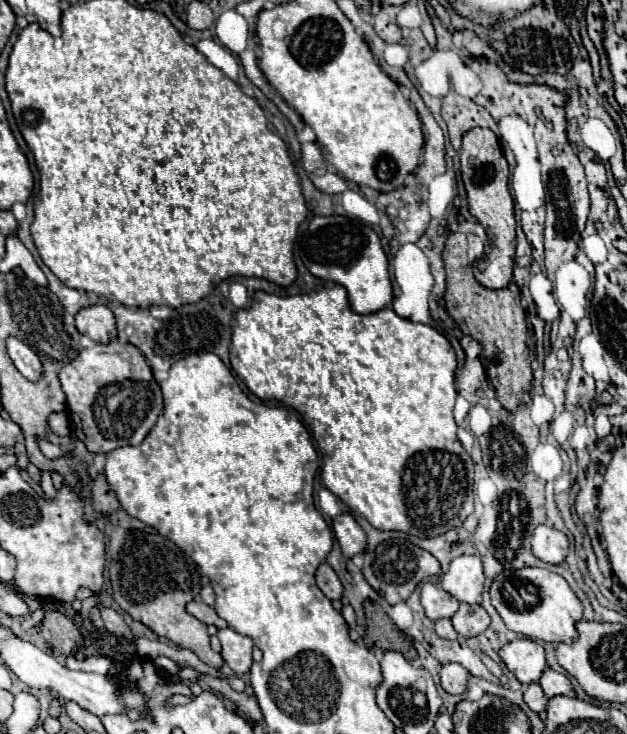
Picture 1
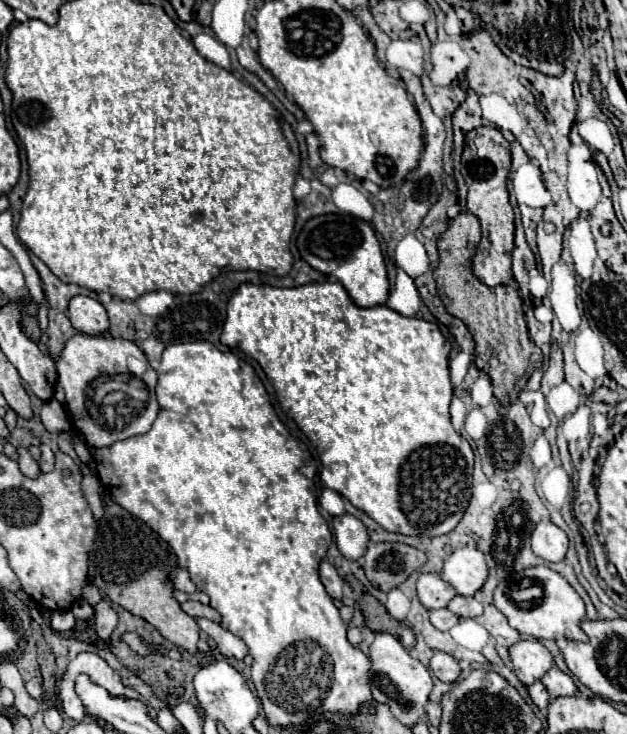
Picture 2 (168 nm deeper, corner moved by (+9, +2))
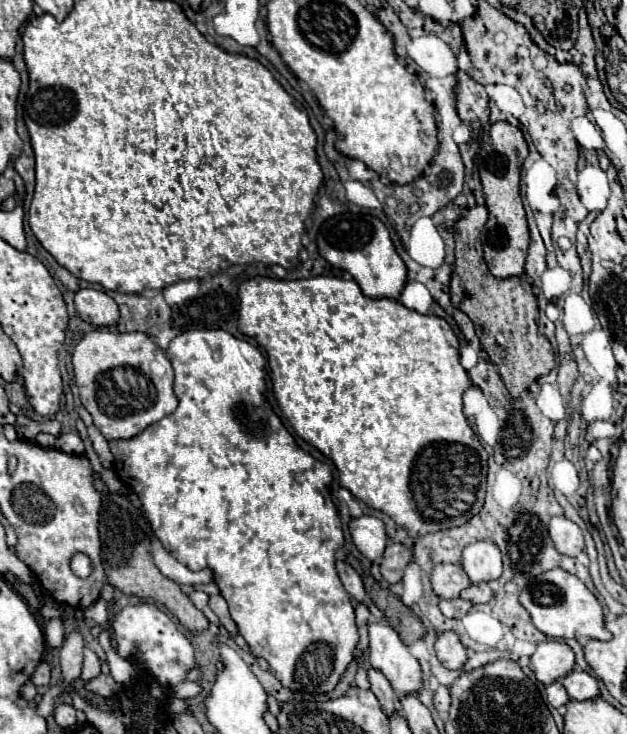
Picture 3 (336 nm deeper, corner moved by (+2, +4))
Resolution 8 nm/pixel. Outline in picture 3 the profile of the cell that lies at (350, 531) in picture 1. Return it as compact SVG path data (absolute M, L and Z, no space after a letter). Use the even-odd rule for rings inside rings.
M364 515L360 519L352 519L350 521L350 533L354 539L354 545L358 547L358 551L370 559L376 561L382 557L384 549L386 549L386 525L382 523L382 519Z

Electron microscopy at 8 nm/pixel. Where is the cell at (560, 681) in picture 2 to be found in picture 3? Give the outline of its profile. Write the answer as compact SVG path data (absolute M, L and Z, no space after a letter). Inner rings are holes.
M582 669L572 671L568 677L562 679L562 685L566 687L568 695L576 701L586 701L586 699L594 699L600 695L600 687L598 687L598 679Z

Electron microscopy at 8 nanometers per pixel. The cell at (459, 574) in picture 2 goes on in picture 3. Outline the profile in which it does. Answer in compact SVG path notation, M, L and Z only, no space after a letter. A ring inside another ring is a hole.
M476 541L464 549L462 569L474 585L482 581L492 581L502 575L502 555L496 543Z

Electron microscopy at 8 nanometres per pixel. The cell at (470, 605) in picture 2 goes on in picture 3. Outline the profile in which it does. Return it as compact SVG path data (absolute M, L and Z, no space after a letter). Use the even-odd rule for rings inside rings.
M478 583L478 585L470 585L466 591L462 591L460 597L468 599L472 603L486 603L486 601L490 601L492 591L490 591L488 583Z

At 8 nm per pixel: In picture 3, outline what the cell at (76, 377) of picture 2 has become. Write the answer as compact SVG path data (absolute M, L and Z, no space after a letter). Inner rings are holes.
M106 327L84 333L74 347L72 367L80 401L108 441L130 439L178 407L178 399L172 391L172 365L164 357L164 351L142 331L120 333L116 328ZM150 363L156 363L154 371ZM134 393L138 393L140 399L136 399Z

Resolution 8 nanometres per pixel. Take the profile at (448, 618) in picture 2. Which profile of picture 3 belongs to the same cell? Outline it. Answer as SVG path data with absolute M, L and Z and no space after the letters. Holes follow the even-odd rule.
M440 599L440 611L446 615L446 617L462 617L468 613L468 609L472 607L472 603L466 603L464 599Z

